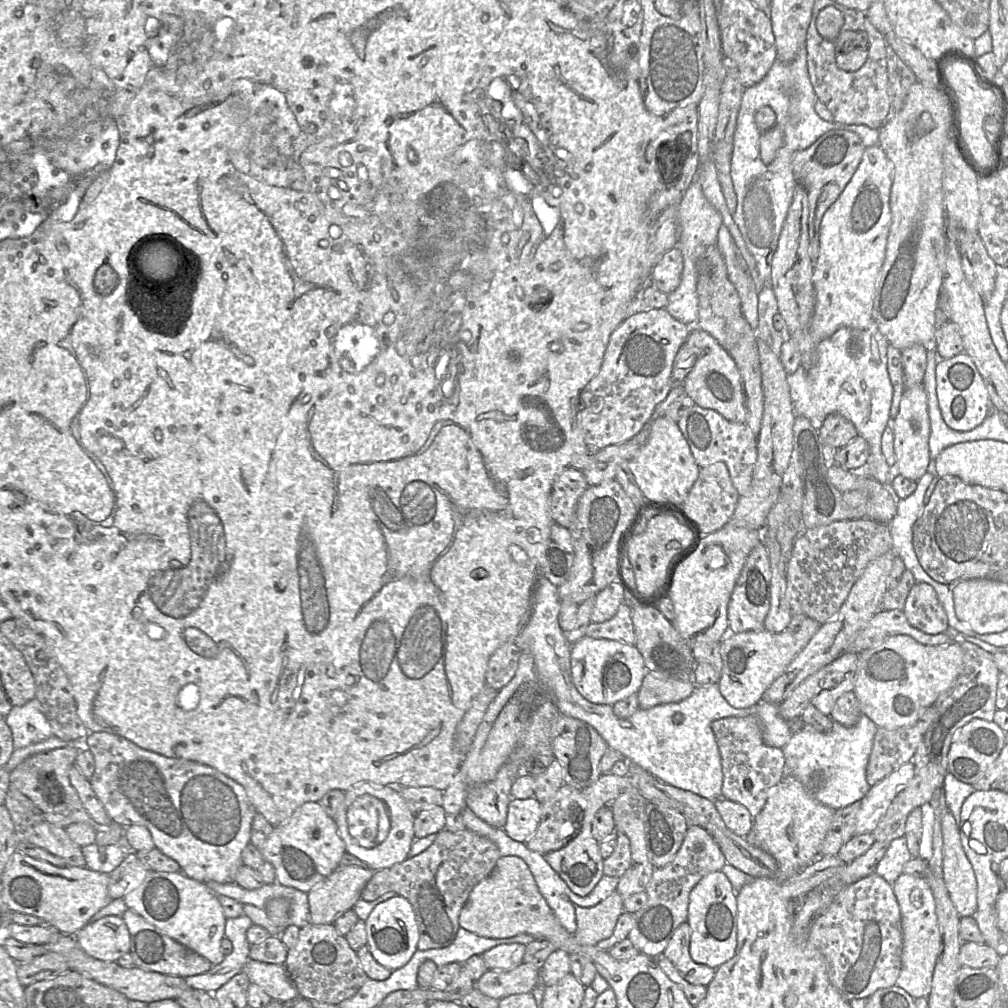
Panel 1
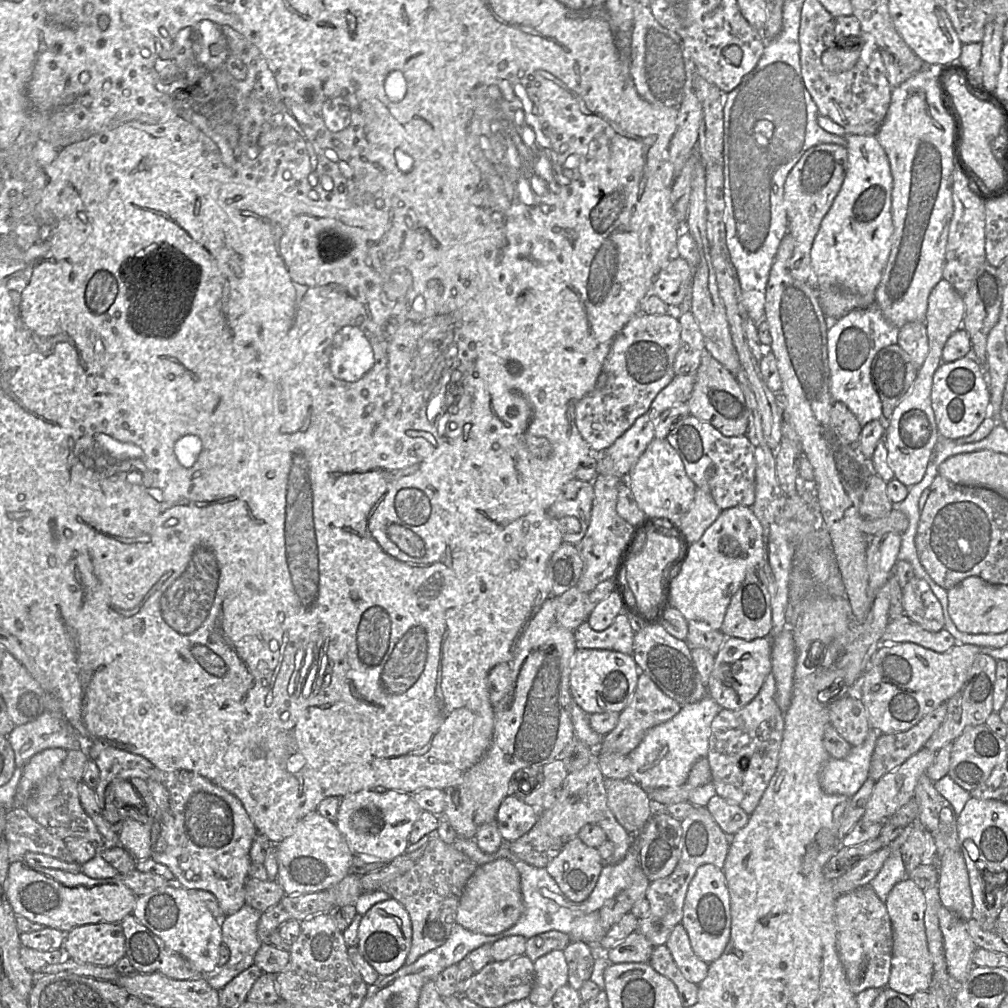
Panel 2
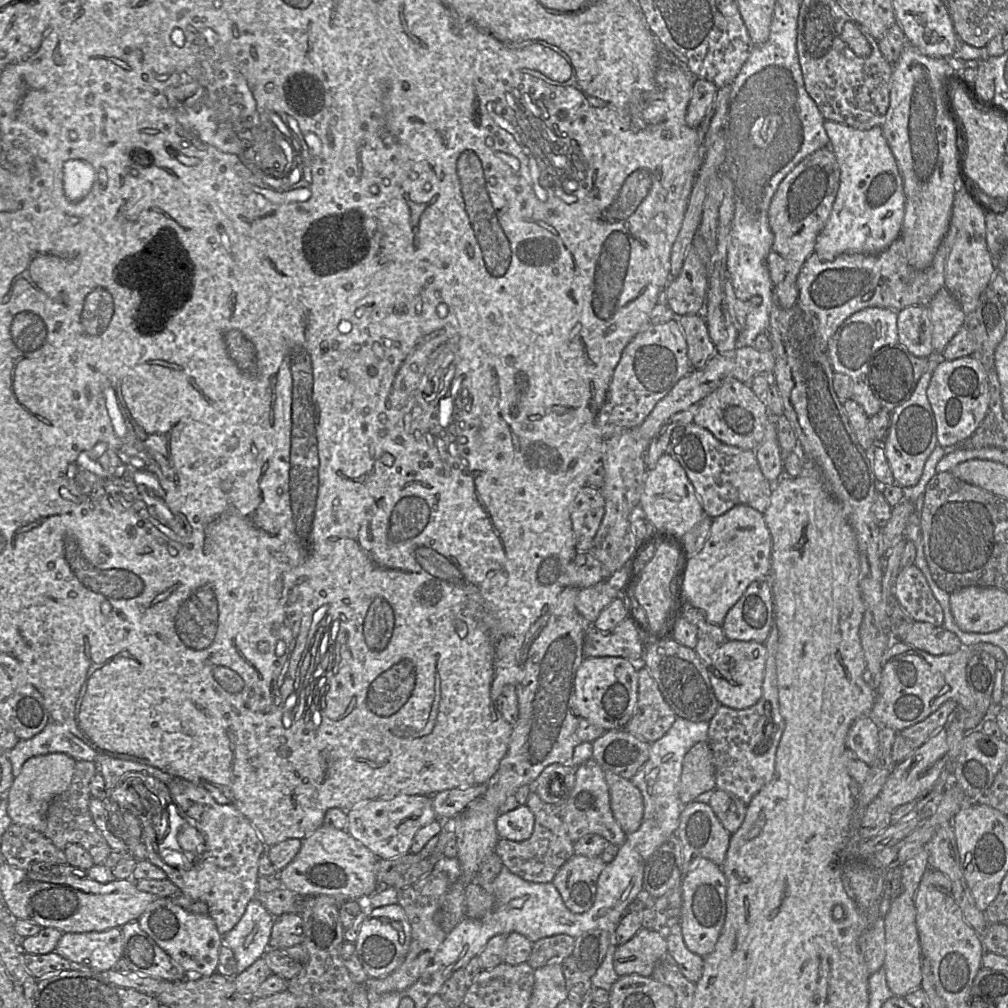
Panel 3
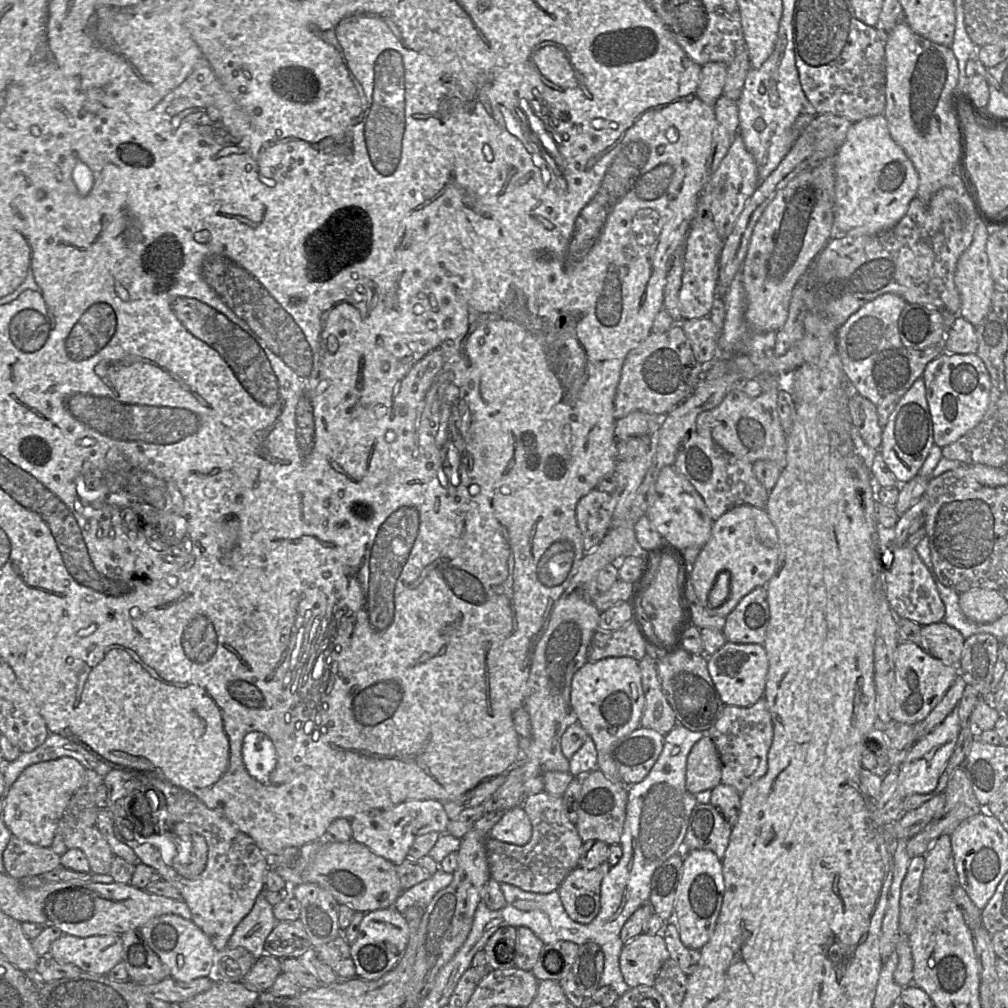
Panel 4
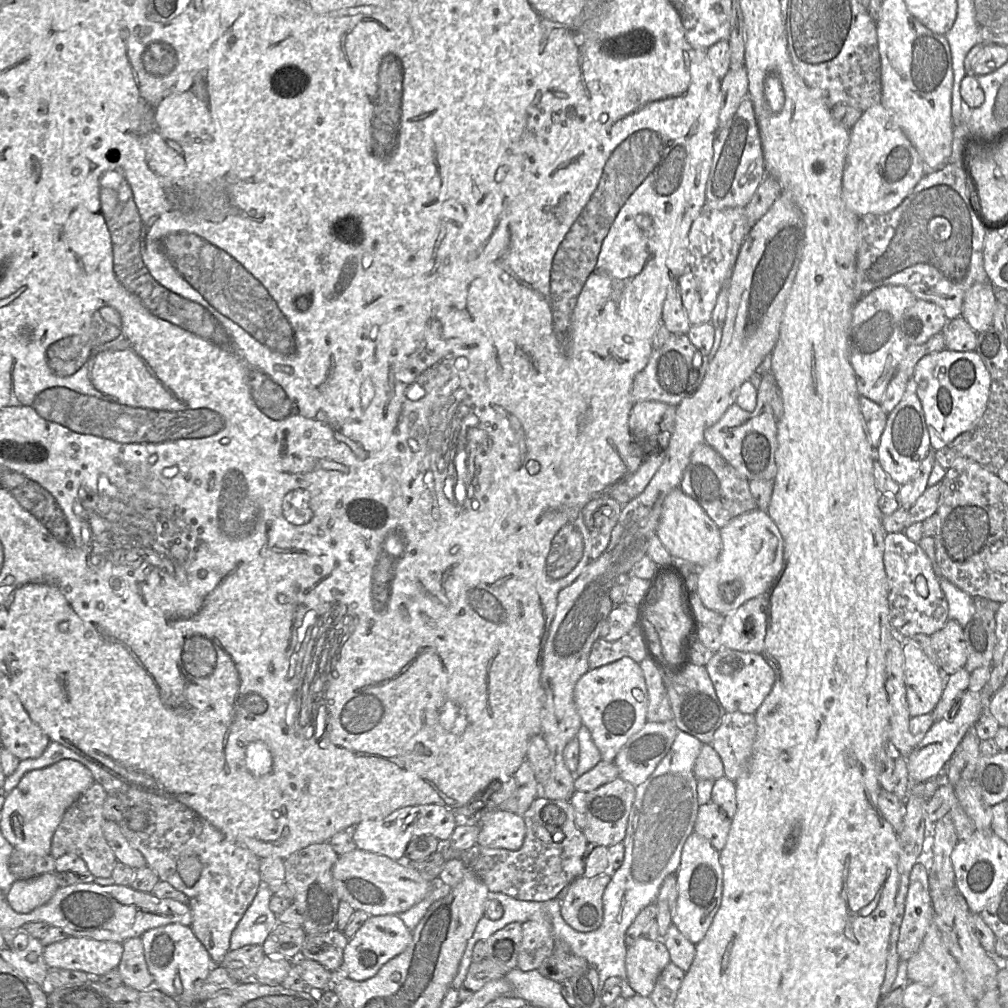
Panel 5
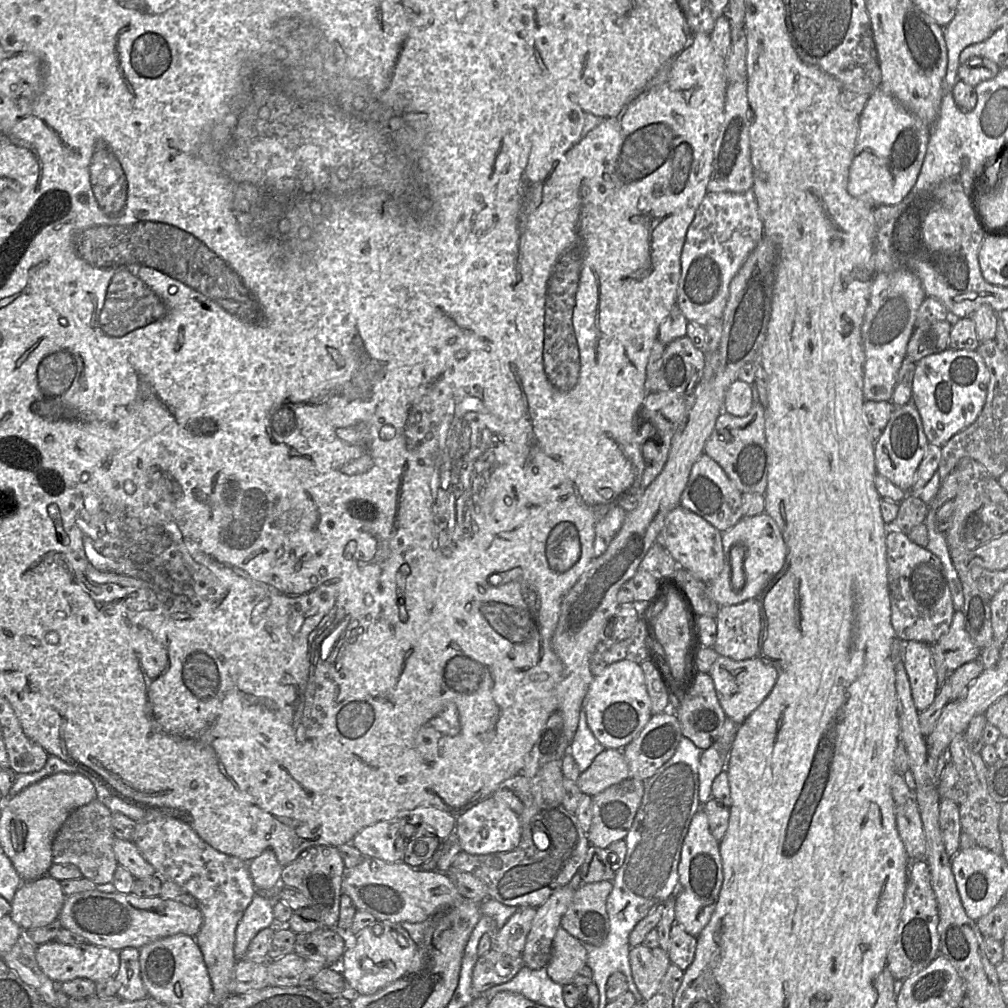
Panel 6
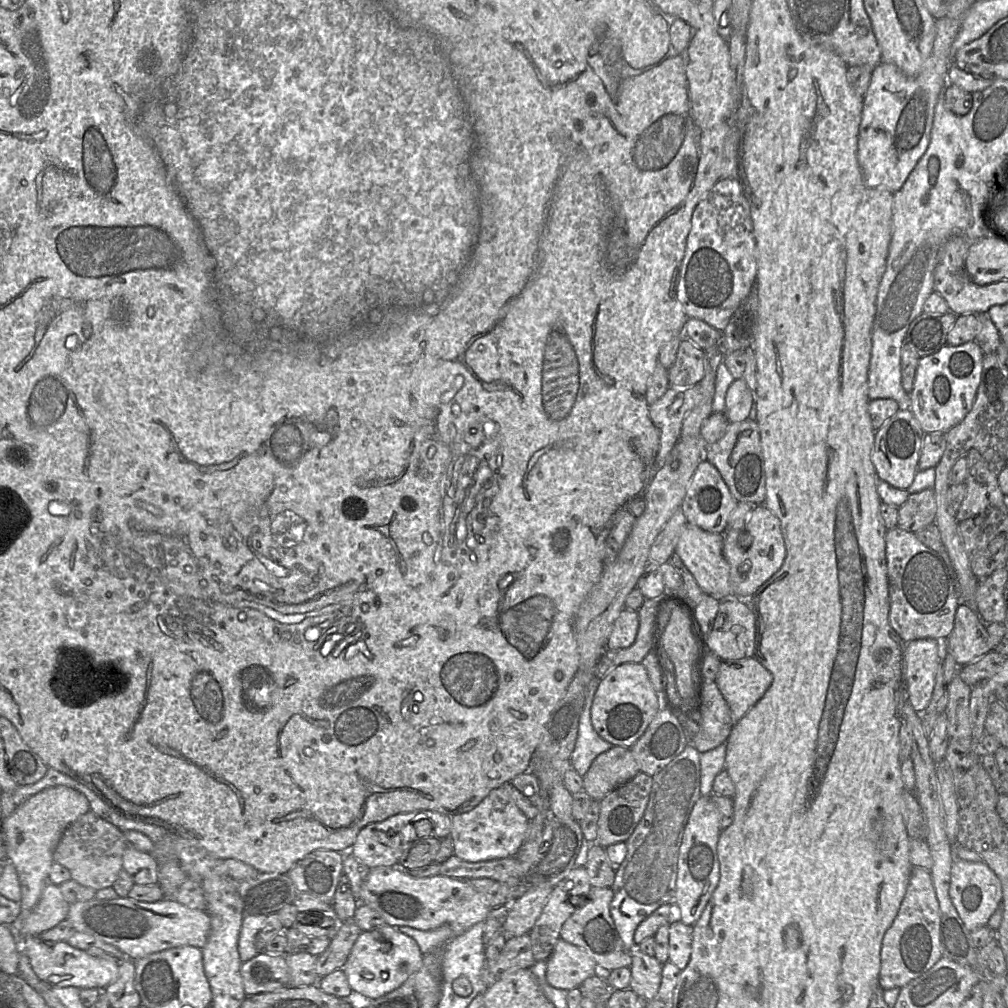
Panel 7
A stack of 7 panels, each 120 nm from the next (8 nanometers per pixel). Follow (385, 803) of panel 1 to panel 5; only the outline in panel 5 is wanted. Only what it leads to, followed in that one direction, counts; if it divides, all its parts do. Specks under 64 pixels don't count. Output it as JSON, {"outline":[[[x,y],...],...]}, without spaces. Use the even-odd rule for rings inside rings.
{"outline":[[[438,804],[406,806],[392,812],[385,818],[359,822],[351,829],[352,839],[356,848],[404,862],[405,850],[414,837],[428,834],[436,837],[441,844],[449,841],[454,829],[460,823],[460,819],[454,811]]]}

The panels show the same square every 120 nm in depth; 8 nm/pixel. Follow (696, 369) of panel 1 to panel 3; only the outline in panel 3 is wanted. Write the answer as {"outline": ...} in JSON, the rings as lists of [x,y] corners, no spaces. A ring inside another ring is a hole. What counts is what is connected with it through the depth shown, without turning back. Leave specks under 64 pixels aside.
{"outline":[[[726,378],[700,403],[693,423],[710,431],[723,444],[754,450],[764,437],[771,414],[762,398],[758,397],[748,383],[735,378]]]}

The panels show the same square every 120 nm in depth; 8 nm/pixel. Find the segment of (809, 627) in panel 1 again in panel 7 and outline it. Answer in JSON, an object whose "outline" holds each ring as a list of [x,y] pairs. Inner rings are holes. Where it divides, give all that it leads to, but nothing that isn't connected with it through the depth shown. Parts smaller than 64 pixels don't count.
{"outline":[[[754,657],[722,660],[715,683],[729,706],[734,725],[763,697],[772,683],[772,674]]]}

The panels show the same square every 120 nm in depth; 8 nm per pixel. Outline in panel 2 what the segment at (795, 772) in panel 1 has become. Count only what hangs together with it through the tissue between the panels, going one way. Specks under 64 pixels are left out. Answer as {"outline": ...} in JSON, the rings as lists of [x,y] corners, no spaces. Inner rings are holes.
{"outline":[[[871,728],[864,742],[852,746],[846,757],[827,760],[820,774],[820,784],[826,793],[848,798],[857,793],[869,777],[871,758],[880,734]]]}

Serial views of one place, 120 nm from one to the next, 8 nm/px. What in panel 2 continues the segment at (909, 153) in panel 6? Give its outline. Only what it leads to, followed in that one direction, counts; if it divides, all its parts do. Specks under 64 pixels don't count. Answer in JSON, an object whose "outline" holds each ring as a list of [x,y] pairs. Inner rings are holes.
{"outline":[[[818,115],[819,126],[846,140],[847,169],[841,188],[824,216],[811,249],[818,289],[840,288],[859,296],[875,296],[892,247],[893,179],[888,156],[875,135],[848,134],[842,126]]]}

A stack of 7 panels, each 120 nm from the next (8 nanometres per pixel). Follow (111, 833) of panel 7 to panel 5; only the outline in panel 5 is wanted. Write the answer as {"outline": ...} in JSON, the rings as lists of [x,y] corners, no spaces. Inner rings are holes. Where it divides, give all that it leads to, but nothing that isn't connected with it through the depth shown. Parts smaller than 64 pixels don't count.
{"outline":[[[94,782],[64,813],[51,840],[50,855],[57,859],[65,854],[80,857],[95,878],[110,878],[117,862],[102,830],[105,818],[103,804],[107,797],[104,788]]]}

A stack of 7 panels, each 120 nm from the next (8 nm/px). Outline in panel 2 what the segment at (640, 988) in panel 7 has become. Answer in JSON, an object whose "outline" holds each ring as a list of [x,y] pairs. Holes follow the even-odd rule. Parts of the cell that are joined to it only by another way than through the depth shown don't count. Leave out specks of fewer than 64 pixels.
{"outline":[[[634,931],[606,953],[610,964],[647,963],[653,950],[651,942],[639,931]]]}

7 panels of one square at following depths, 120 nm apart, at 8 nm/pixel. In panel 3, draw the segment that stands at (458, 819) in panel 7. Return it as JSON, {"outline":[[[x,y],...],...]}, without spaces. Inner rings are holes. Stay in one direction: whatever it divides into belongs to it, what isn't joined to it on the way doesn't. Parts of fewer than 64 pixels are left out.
{"outline":[[[524,804],[505,814],[498,815],[496,829],[501,839],[522,842],[530,838],[534,829],[534,815]]]}

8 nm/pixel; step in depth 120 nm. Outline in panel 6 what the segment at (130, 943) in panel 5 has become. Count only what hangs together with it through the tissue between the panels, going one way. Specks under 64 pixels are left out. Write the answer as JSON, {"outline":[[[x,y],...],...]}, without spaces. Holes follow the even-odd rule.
{"outline":[[[127,947],[119,951],[120,967],[114,979],[117,982],[117,996],[127,1000],[136,1001],[148,996],[140,973],[140,950]]]}

